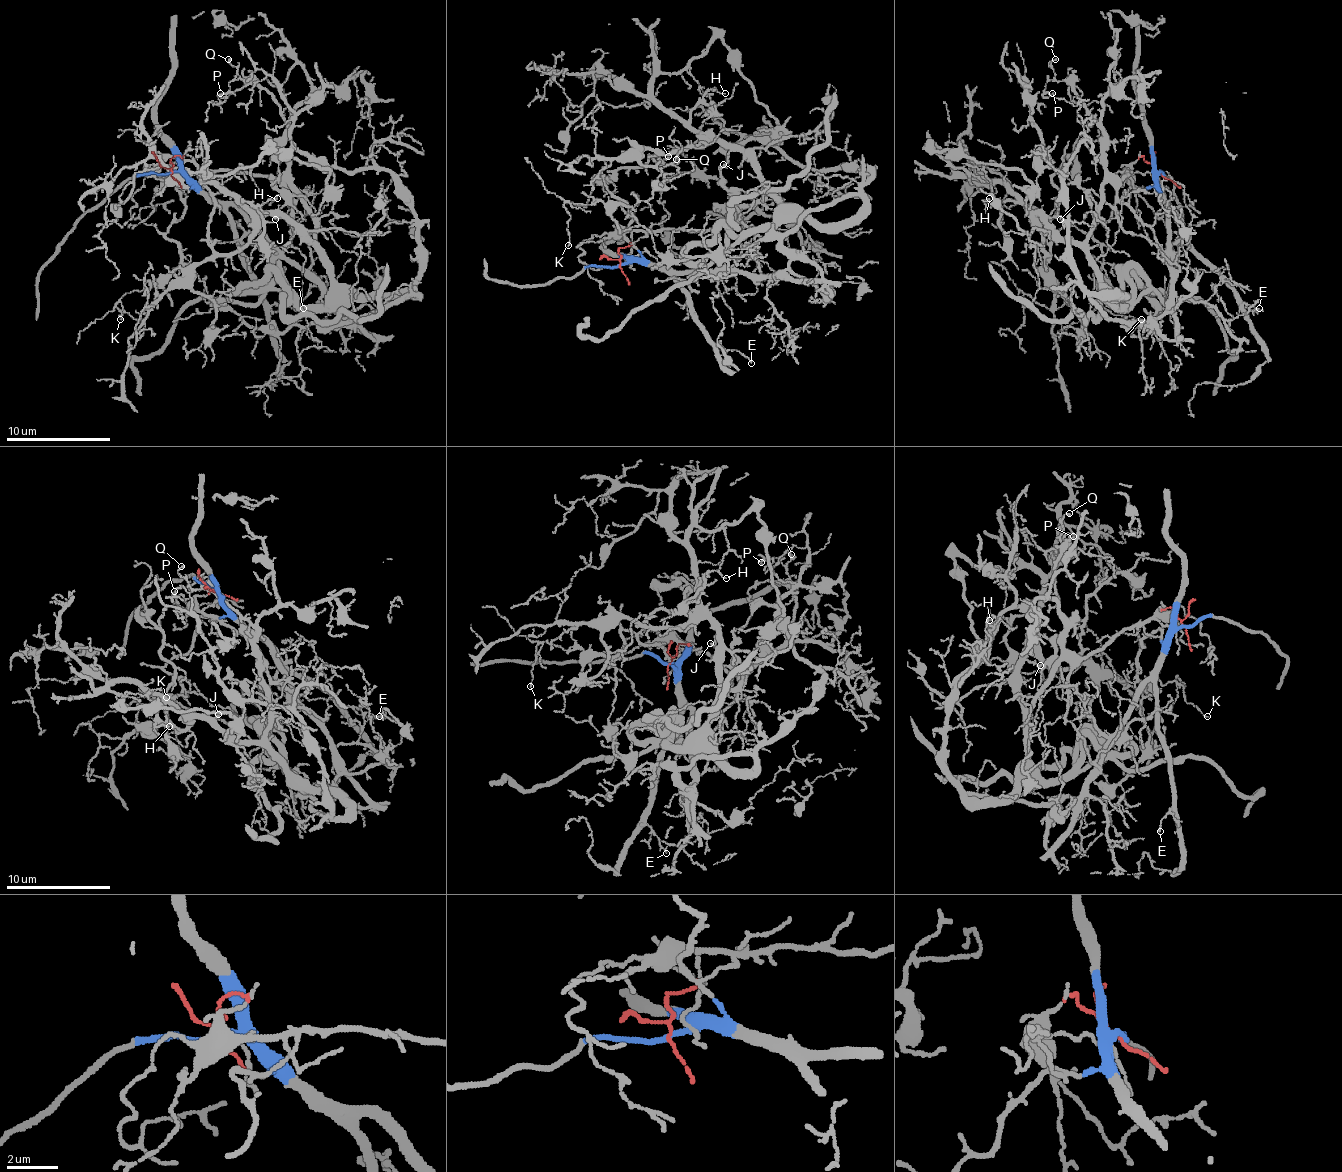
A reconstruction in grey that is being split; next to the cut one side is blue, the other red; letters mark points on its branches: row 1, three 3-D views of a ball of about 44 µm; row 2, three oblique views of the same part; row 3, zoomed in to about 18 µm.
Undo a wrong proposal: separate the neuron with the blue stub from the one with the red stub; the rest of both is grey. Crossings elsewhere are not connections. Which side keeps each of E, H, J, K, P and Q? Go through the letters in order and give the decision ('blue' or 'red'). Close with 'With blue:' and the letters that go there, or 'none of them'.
E: blue
H: red
J: red
K: blue
P: red
Q: red
With blue: E, K

